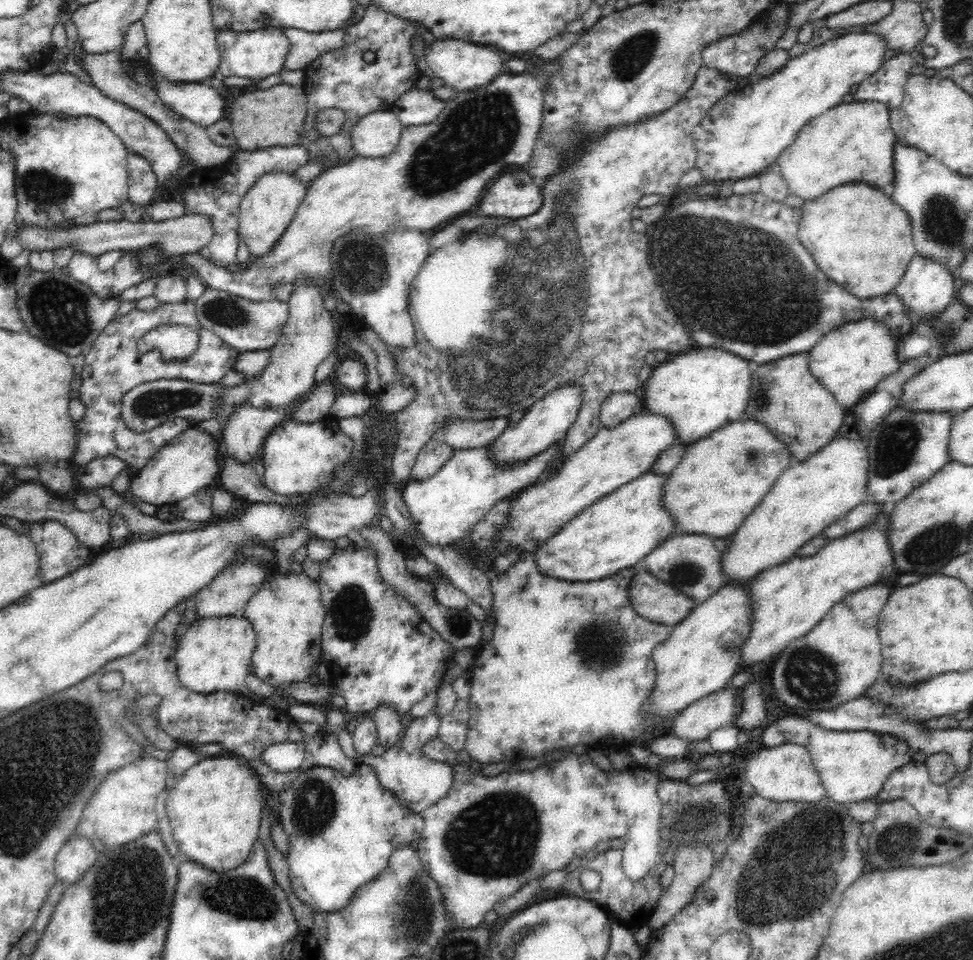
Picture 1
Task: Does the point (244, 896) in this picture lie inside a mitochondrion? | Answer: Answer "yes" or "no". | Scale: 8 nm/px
yes

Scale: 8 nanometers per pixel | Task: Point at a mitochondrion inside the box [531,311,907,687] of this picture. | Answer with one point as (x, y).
(598, 644)

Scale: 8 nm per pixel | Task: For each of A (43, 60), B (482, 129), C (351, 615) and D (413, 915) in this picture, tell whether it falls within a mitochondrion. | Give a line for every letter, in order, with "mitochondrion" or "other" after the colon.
A: other
B: mitochondrion
C: mitochondrion
D: mitochondrion

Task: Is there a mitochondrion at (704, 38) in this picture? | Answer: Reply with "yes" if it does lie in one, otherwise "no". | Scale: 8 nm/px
no

